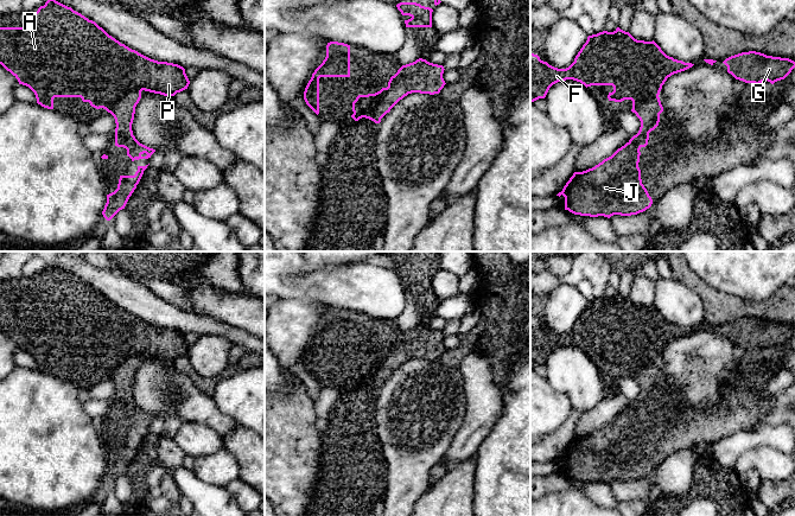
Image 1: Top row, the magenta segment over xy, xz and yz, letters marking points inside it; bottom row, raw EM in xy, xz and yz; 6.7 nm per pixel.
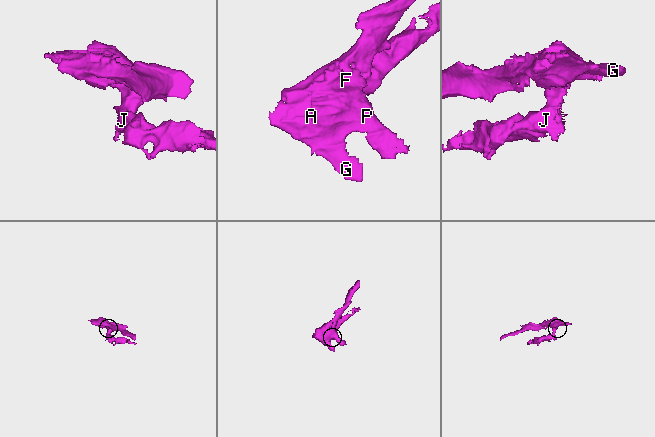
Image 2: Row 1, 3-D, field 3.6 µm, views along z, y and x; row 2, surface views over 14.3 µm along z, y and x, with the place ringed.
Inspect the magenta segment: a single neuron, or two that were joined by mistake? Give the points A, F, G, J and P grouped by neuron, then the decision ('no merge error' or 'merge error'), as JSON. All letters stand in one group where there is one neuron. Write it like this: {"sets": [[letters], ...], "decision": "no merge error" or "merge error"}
{"sets": [["A", "F", "G", "P"], ["J"]], "decision": "merge error"}

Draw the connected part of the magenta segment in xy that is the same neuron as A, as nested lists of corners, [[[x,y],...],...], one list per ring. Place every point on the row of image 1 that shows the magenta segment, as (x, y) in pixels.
[[[47,0],[34,12],[32,27],[0,27],[0,64],[18,79],[19,84],[28,87],[34,93],[37,103],[47,109],[53,109],[55,97],[81,97],[91,107],[103,108],[110,113],[117,101],[133,90],[174,96],[190,84],[183,66],[158,62],[129,49],[95,21],[56,0]]]

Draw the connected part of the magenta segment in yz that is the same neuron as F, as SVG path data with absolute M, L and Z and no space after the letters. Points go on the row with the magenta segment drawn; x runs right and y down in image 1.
M617 27L613 32L603 31L589 36L574 62L566 69L554 68L541 60L538 55L530 53L530 102L545 98L553 84L573 79L586 88L591 85L612 85L613 91L609 93L609 101L631 100L634 108L644 100L657 97L668 77L693 65L667 56L654 40L637 40L629 32Z

